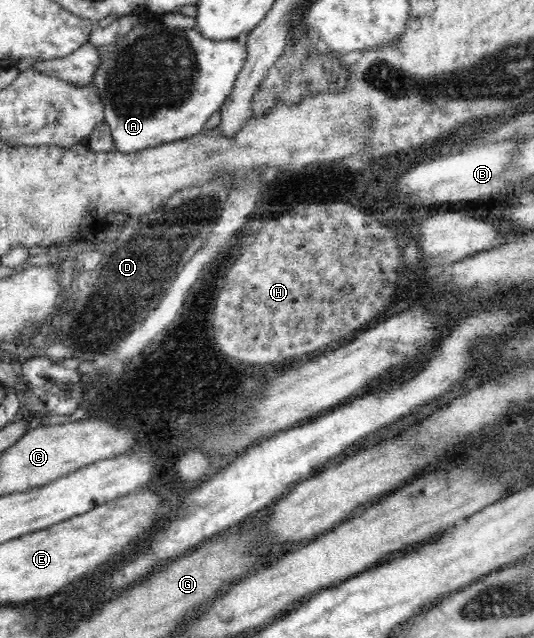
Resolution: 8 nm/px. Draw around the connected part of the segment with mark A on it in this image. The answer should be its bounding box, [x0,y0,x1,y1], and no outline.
[90,24,247,153]

